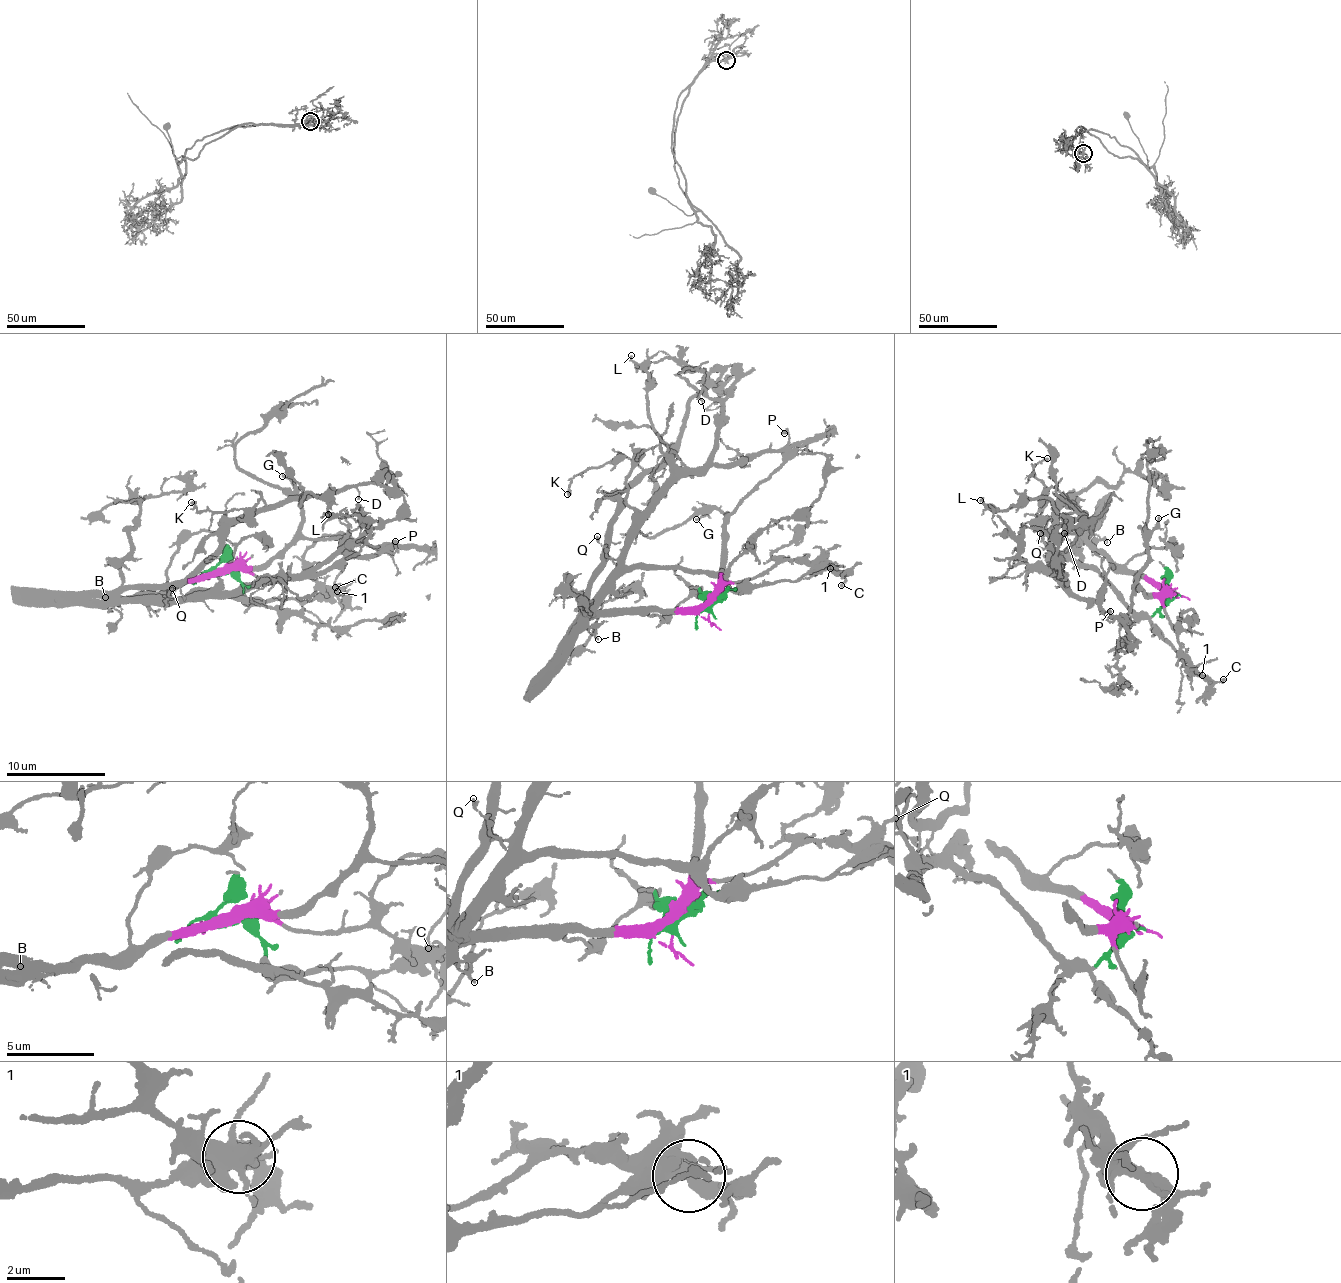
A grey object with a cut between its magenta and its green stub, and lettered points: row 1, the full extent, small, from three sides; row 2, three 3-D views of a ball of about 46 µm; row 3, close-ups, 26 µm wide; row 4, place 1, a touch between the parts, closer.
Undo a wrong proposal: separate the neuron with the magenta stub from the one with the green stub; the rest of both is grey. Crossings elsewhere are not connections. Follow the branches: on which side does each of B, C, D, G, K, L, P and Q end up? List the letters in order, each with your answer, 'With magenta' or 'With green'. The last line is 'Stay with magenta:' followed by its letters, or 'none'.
B: With magenta
C: With green
D: With magenta
G: With magenta
K: With magenta
L: With magenta
P: With green
Q: With green
Stay with magenta: B, D, G, K, L

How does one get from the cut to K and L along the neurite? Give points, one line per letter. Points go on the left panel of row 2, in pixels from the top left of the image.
K: (220, 573), (119, 595), (193, 573), (228, 527), (265, 504), (220, 513), (191, 502)
L: (220, 573), (121, 596), (193, 573), (231, 525), (299, 504), (308, 492), (328, 515)

